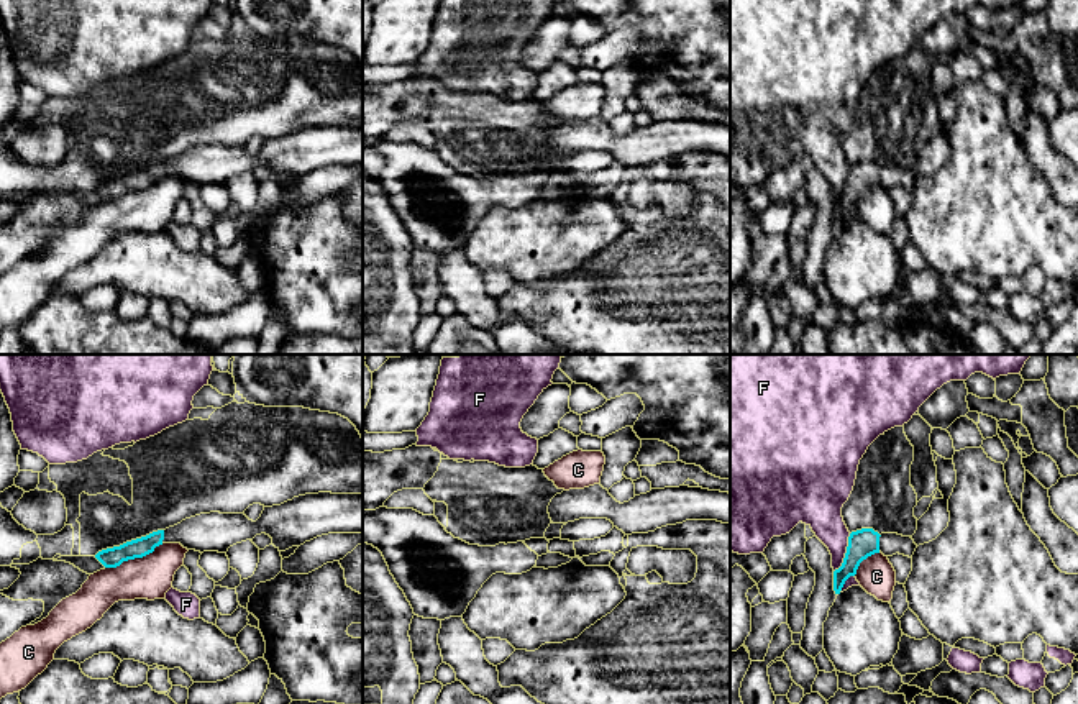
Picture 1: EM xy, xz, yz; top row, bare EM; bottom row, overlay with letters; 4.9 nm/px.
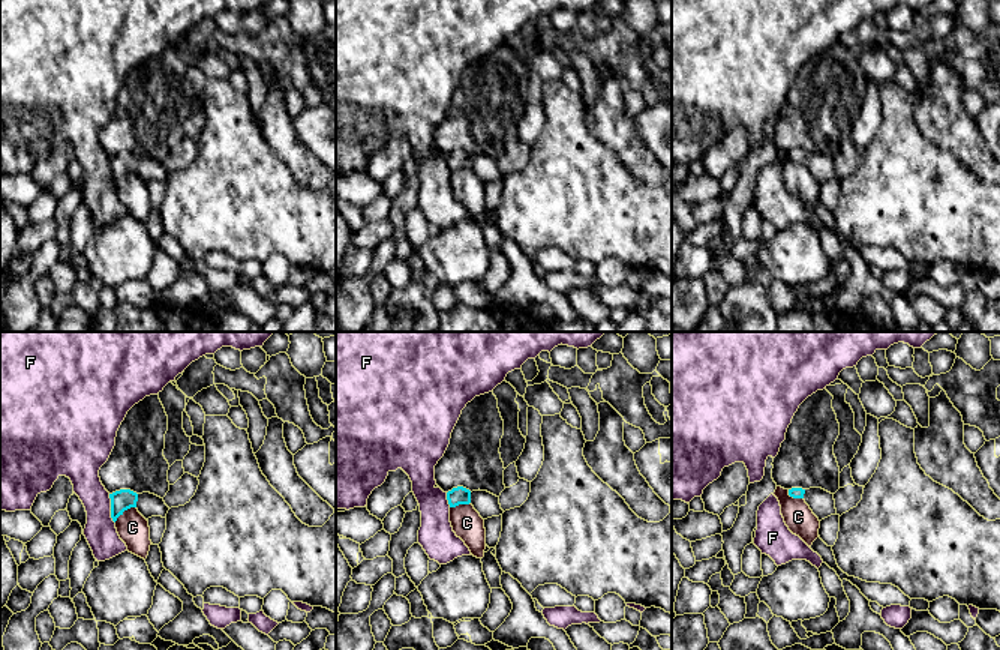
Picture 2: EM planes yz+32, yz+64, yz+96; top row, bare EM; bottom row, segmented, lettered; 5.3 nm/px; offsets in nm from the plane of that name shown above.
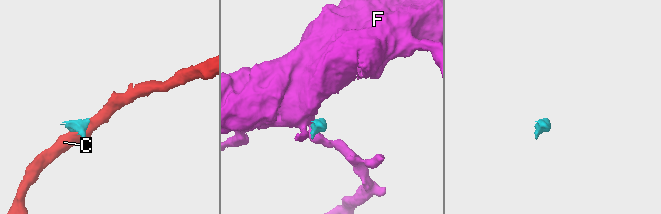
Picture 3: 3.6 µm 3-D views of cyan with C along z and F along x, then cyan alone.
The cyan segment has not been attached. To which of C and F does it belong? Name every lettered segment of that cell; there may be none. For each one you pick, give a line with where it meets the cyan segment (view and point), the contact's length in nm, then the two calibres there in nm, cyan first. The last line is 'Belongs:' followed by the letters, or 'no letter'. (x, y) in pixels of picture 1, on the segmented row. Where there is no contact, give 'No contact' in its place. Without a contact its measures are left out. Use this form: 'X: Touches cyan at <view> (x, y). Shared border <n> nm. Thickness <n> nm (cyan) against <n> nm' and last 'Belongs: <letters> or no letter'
Belongs: no letter

